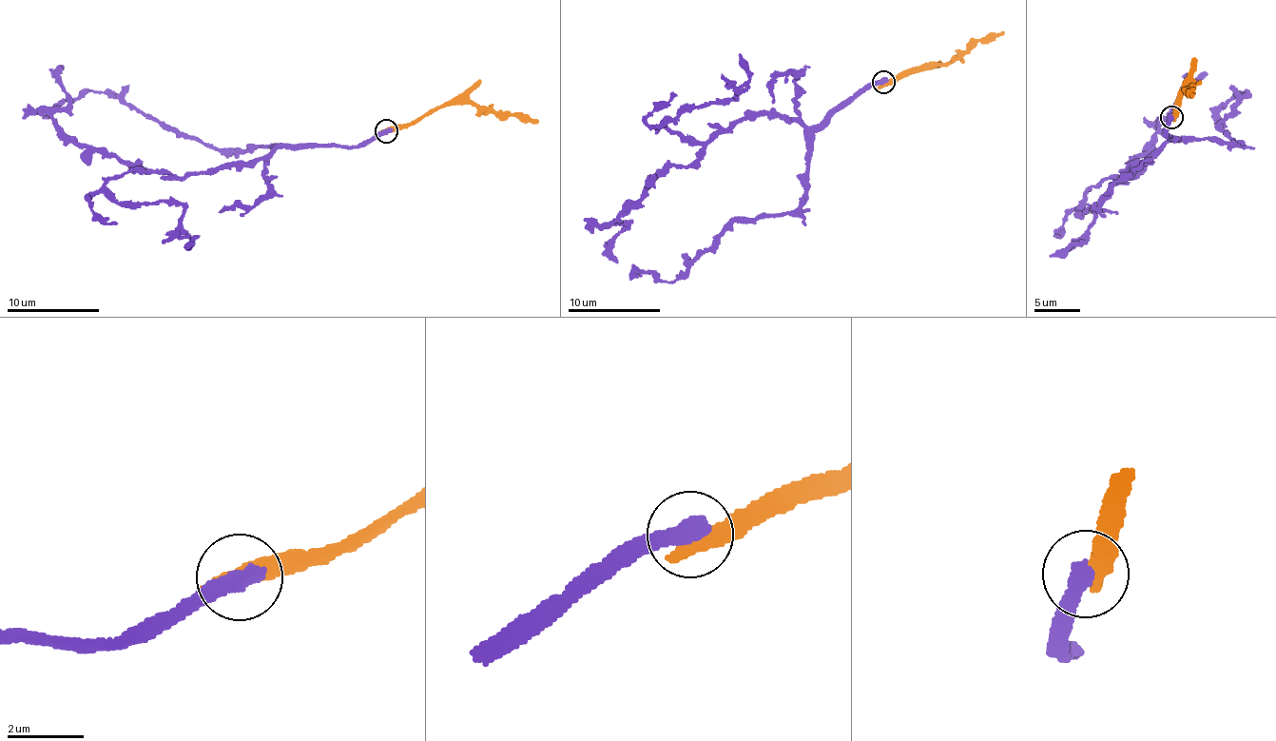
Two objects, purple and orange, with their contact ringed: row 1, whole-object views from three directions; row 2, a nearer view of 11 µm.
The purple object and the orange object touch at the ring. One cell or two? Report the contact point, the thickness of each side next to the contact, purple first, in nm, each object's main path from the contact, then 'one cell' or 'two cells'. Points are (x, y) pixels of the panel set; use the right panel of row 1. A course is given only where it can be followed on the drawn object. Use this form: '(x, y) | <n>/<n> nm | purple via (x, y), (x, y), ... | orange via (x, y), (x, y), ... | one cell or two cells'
(1171, 117) | 550/550 nm | purple via (1170, 118), (1163, 136), (1173, 141), (1121, 181), (1091, 187), (1079, 214), (1096, 208), (1088, 235), (1049, 256) | orange via (1172, 118), (1180, 108), (1181, 86), (1193, 81), (1188, 90), (1194, 89), (1190, 95) | two cells

